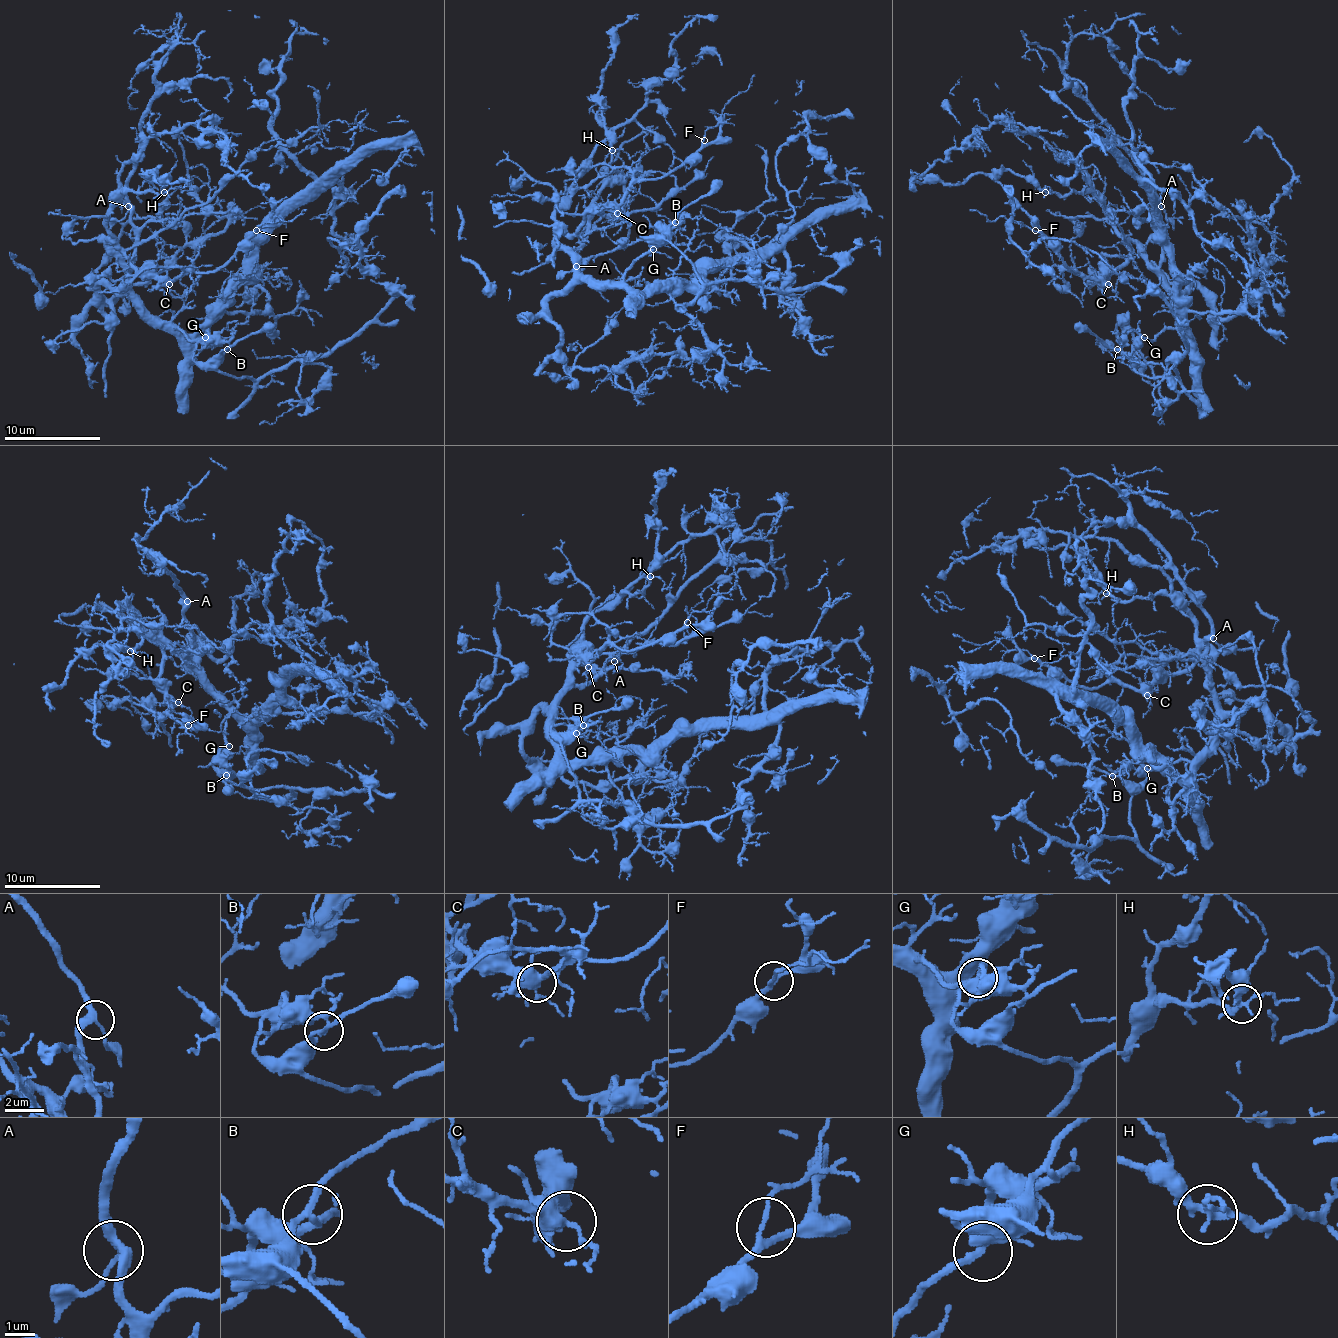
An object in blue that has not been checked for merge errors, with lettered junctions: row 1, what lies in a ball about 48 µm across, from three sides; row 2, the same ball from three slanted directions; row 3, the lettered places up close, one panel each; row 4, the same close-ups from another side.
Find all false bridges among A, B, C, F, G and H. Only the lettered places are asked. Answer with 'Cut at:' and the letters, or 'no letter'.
Cut at: no letter

